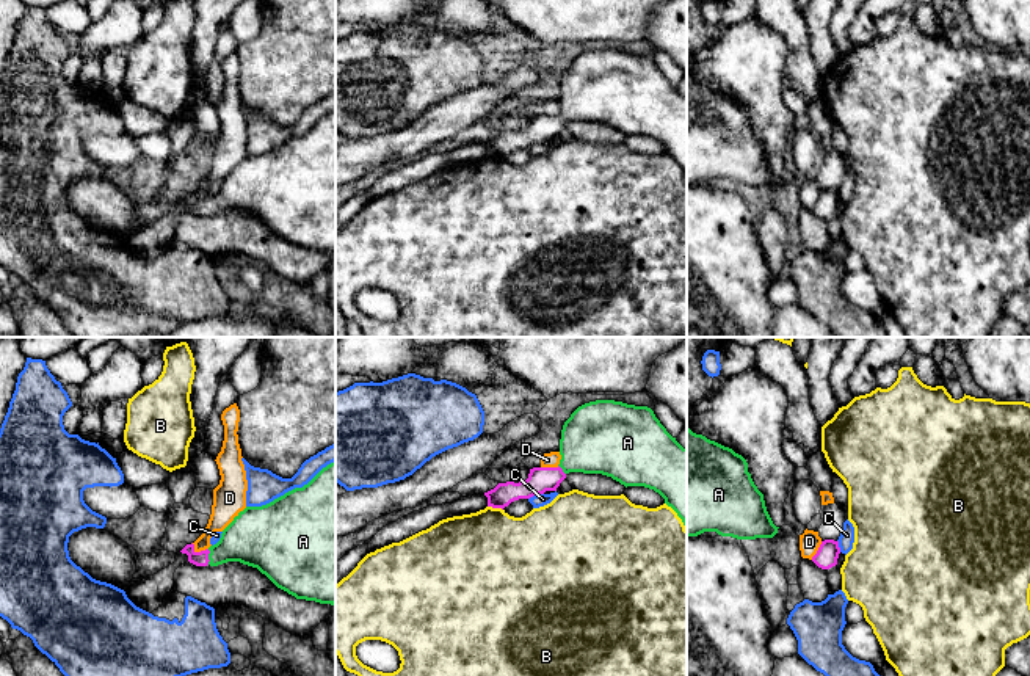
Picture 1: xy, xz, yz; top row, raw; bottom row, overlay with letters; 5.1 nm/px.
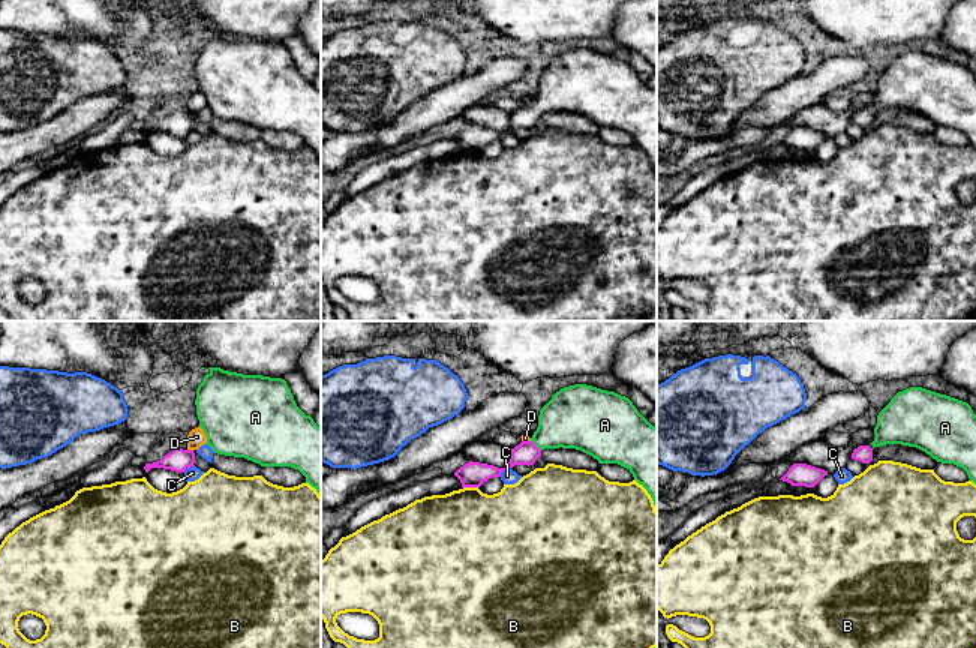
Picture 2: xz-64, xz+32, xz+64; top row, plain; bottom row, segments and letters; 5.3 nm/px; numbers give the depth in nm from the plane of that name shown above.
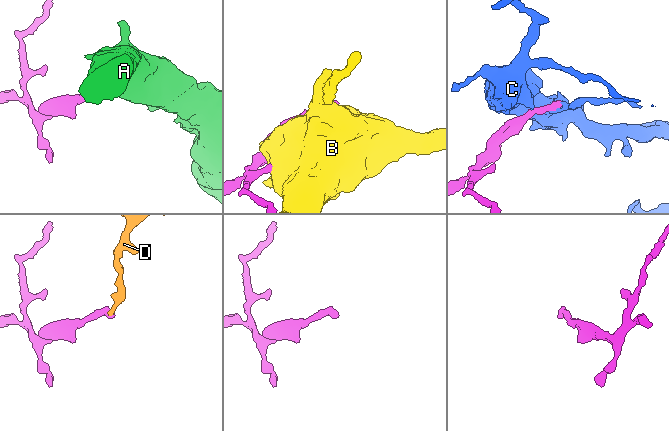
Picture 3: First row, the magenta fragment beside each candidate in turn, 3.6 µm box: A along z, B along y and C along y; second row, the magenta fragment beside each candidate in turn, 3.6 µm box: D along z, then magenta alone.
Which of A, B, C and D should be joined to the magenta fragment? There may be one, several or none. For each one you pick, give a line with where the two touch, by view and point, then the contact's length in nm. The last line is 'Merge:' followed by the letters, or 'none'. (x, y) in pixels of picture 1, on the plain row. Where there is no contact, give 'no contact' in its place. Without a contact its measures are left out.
A: meets magenta in xy at (207, 206); contact 80 nm long
Merge: A

